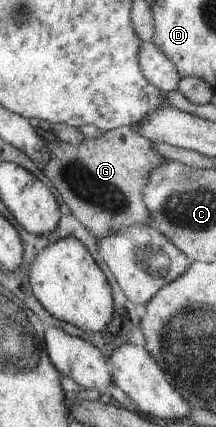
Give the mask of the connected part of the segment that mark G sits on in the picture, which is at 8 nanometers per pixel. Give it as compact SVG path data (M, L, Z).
M129 126L111 129L104 132L98 138L83 138L83 140L75 146L59 140L57 140L57 142L44 141L45 144L47 144L47 150L49 150L49 160L38 167L42 170L42 173L49 182L51 182L53 188L57 191L57 194L59 194L61 200L65 203L65 206L69 209L69 212L71 212L71 214L79 220L79 222L94 235L95 238L103 238L103 236L107 236L107 234L111 234L111 232L117 232L117 230L121 230L121 228L127 228L127 226L133 226L133 224L136 223L145 224L149 217L149 210L145 208L145 204L143 204L143 200L141 200L141 190L143 190L143 186L145 186L145 178L149 176L149 172L151 172L153 168L161 166L161 162L166 162L166 159L157 154L157 152L153 152L153 148L151 148L152 142L149 142L147 138L141 138L141 135L137 134Z

